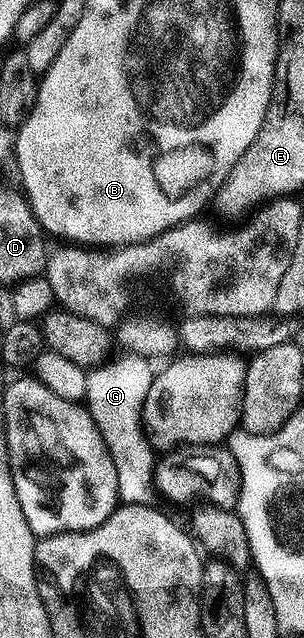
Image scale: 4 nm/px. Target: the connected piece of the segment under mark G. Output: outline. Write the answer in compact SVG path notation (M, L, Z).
M125 353L122 356L122 359L115 363L107 361L88 372L83 403L88 407L95 425L103 437L103 445L107 445L107 453L111 453L111 461L115 461L115 477L119 477L117 493L120 502L152 504L153 495L155 496L155 448L149 444L149 437L141 422L141 411L145 407L147 389L151 389L153 384L155 367L144 355Z

